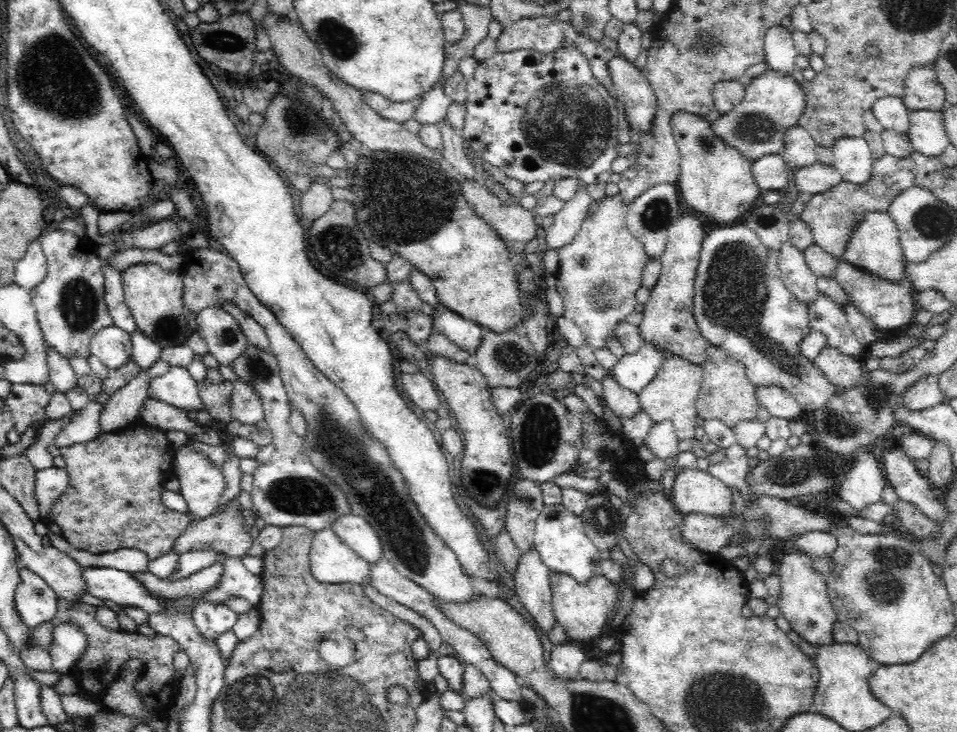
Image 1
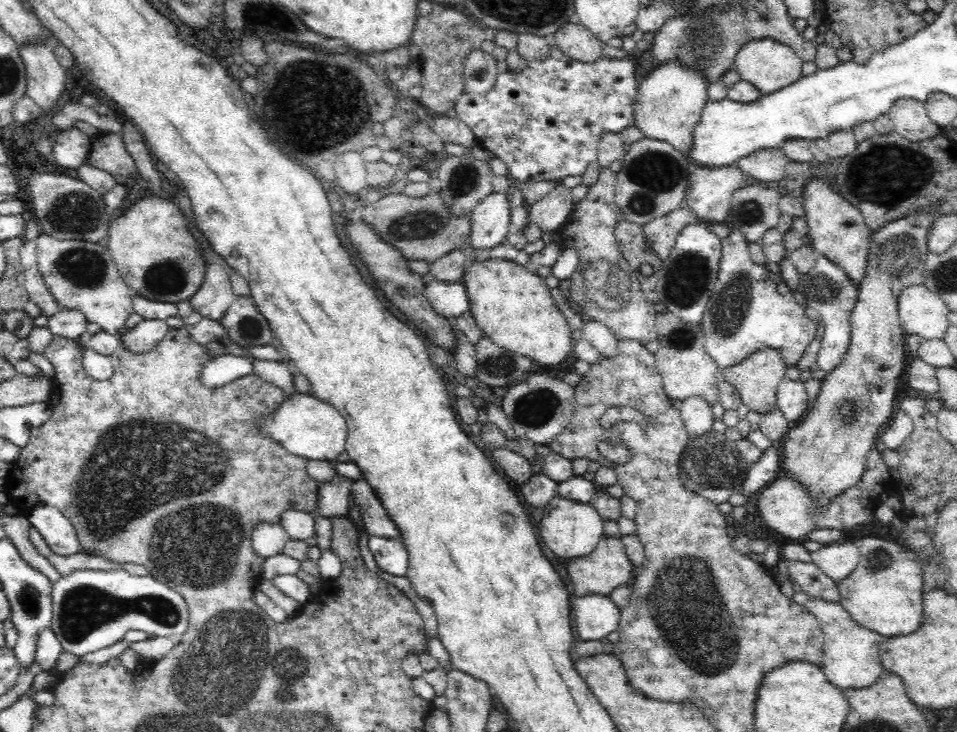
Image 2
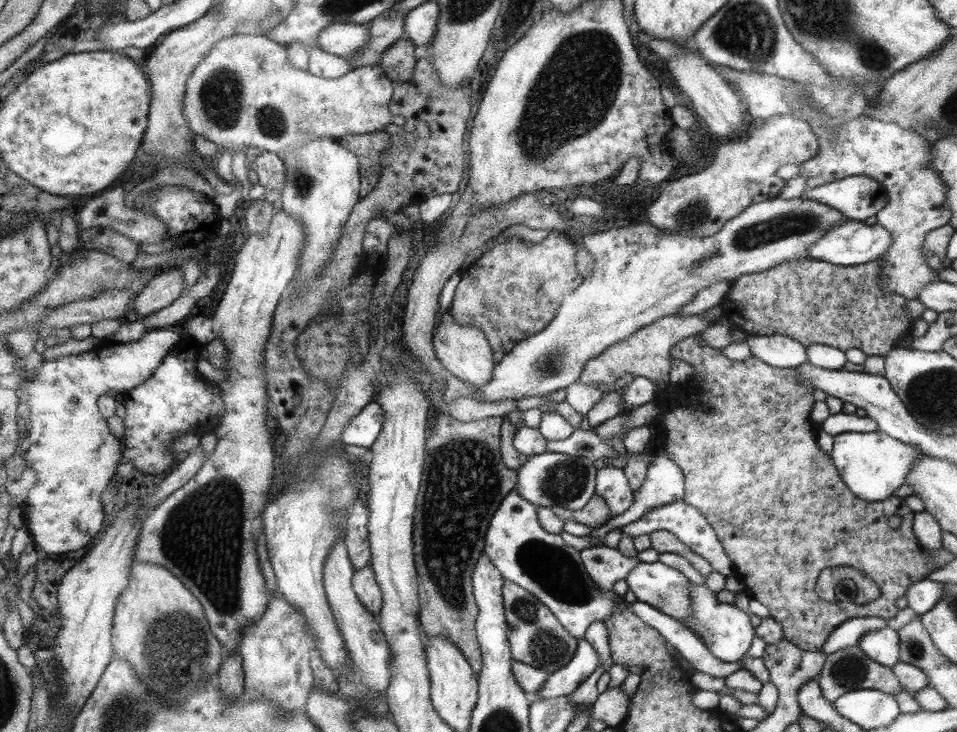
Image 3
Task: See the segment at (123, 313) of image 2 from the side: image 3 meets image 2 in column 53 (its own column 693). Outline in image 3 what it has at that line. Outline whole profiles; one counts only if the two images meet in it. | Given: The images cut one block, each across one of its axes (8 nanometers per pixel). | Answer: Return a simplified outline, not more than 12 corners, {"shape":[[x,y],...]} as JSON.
{"shape":[[778,196],[713,235],[581,238],[593,270],[471,387],[545,397],[699,289],[806,257],[847,218]]}

